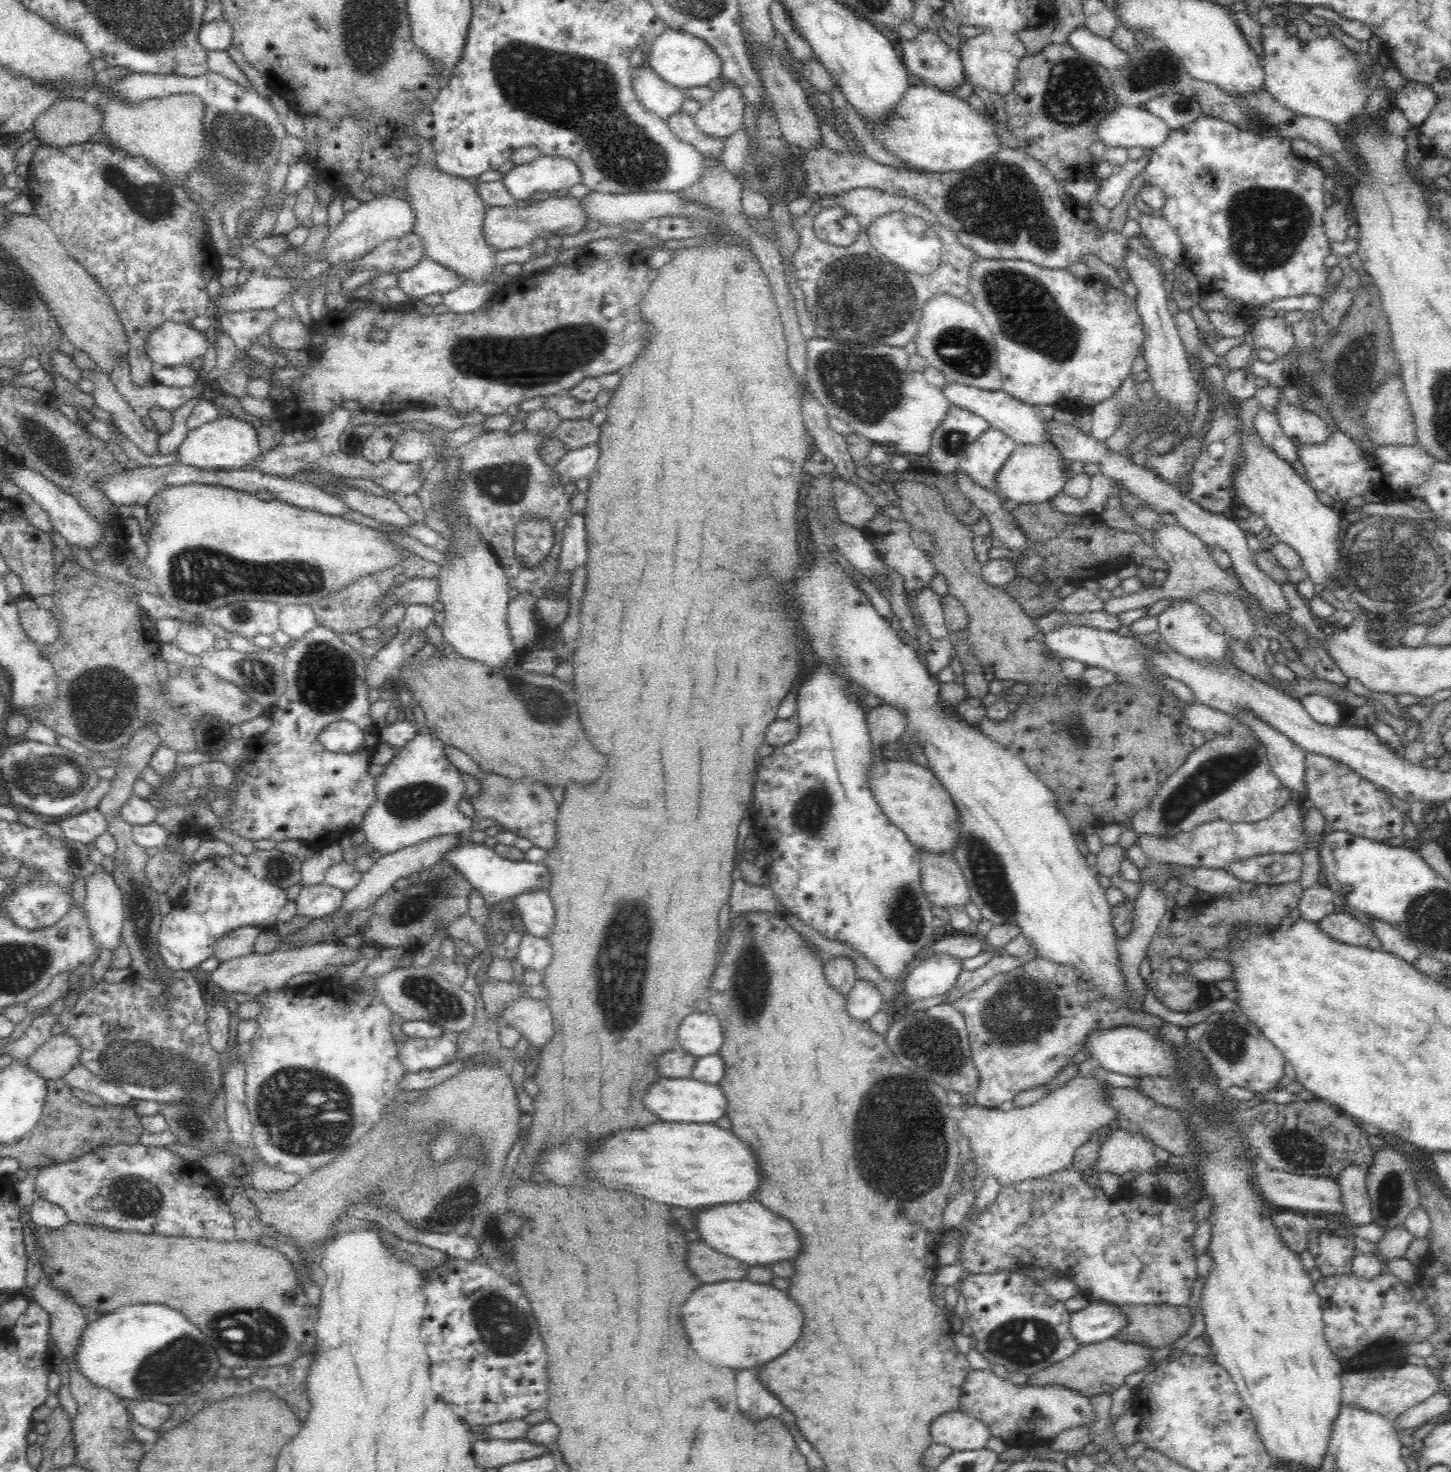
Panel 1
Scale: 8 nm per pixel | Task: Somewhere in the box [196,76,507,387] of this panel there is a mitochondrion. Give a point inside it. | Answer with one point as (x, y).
(239, 136)

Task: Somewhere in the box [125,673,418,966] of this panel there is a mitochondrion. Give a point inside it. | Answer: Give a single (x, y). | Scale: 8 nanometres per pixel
(279, 869)

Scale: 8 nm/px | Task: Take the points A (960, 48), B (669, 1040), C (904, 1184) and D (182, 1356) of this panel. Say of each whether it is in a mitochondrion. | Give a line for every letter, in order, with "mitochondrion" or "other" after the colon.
A: other
B: other
C: mitochondrion
D: mitochondrion

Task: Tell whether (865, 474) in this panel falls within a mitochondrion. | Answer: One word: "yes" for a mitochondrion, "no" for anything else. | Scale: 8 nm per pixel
no

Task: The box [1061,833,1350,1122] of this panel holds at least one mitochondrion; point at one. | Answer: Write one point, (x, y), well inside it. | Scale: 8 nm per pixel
(1228, 1041)

